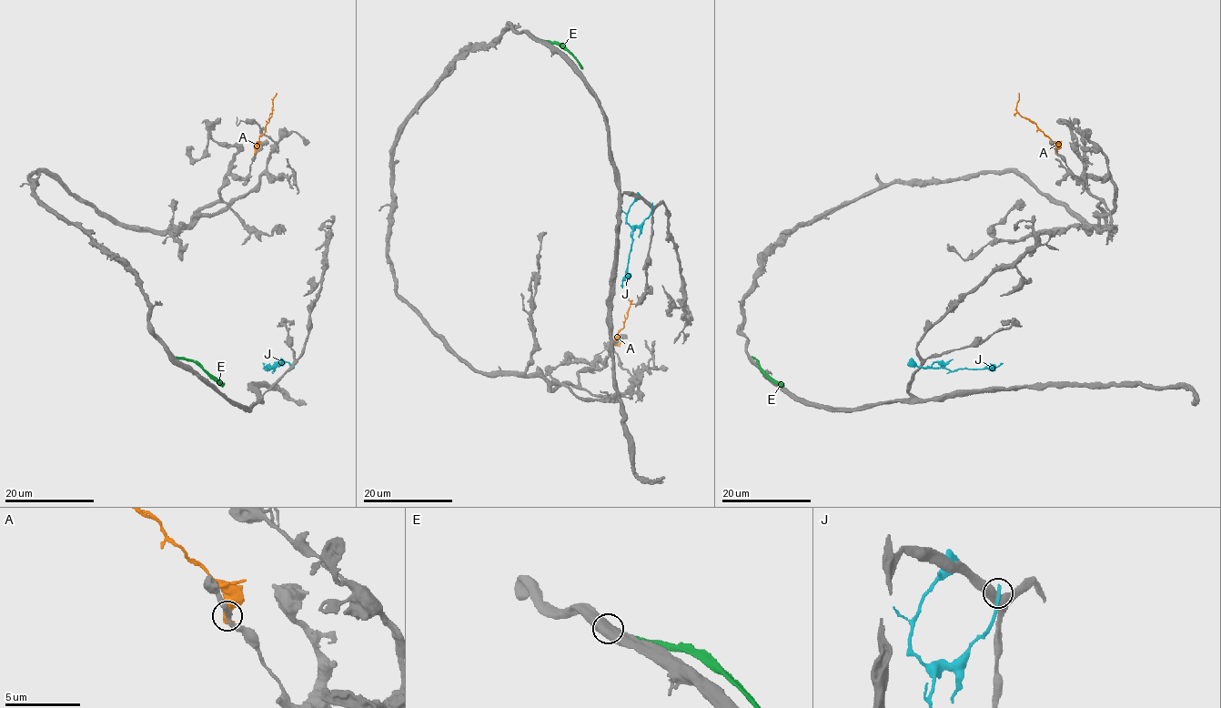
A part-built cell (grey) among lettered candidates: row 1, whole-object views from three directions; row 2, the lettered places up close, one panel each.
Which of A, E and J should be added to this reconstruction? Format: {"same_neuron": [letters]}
{"same_neuron": []}

